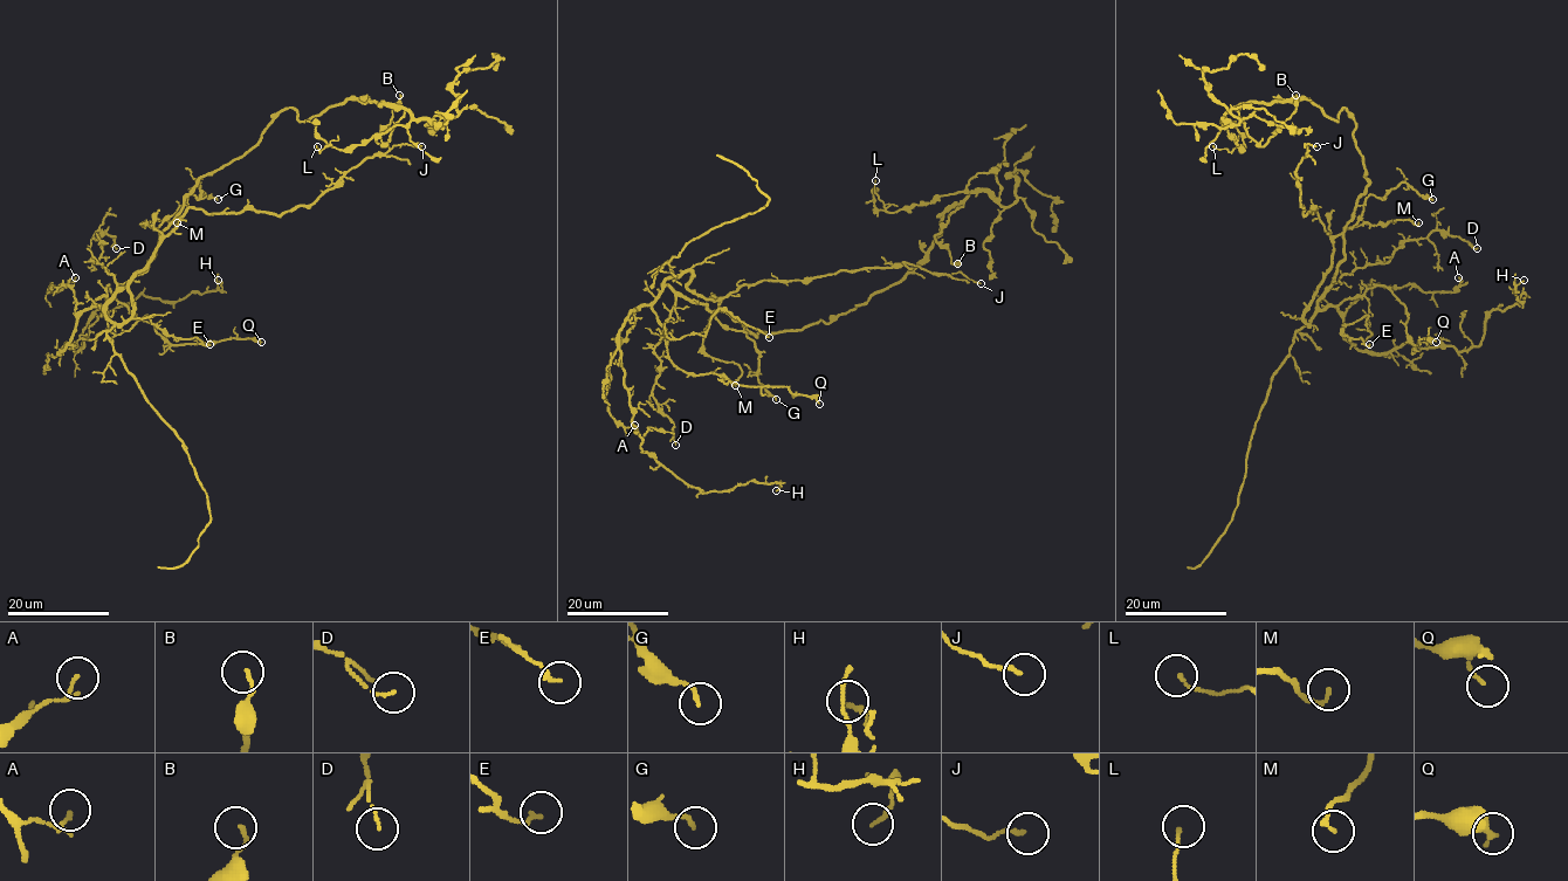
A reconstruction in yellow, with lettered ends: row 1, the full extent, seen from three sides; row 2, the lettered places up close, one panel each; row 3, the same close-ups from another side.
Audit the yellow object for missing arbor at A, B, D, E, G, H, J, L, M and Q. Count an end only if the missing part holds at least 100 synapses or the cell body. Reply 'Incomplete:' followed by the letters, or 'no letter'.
Incomplete: no letter

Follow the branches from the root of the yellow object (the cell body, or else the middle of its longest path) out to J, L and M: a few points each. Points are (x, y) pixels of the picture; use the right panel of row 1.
J: (1356, 206), (1336, 235), (1326, 232), (1318, 207), (1304, 213), (1295, 170), (1307, 152), (1305, 144), (1317, 146)
L: (1356, 206), (1368, 181), (1345, 108), (1334, 121), (1307, 100), (1239, 104), (1224, 125), (1244, 148), (1212, 146)
M: (1356, 206), (1345, 232), (1364, 222), (1418, 222)

